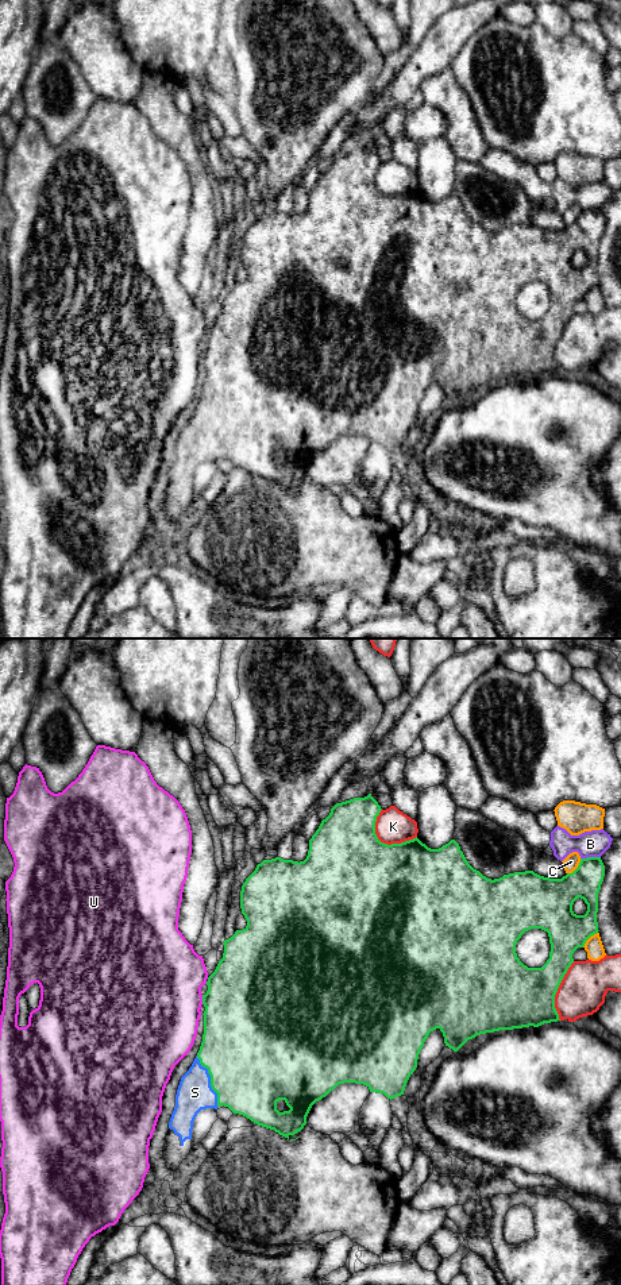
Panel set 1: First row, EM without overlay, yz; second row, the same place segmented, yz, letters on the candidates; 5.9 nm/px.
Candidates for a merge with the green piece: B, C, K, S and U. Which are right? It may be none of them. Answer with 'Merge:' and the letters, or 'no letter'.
Merge: S

